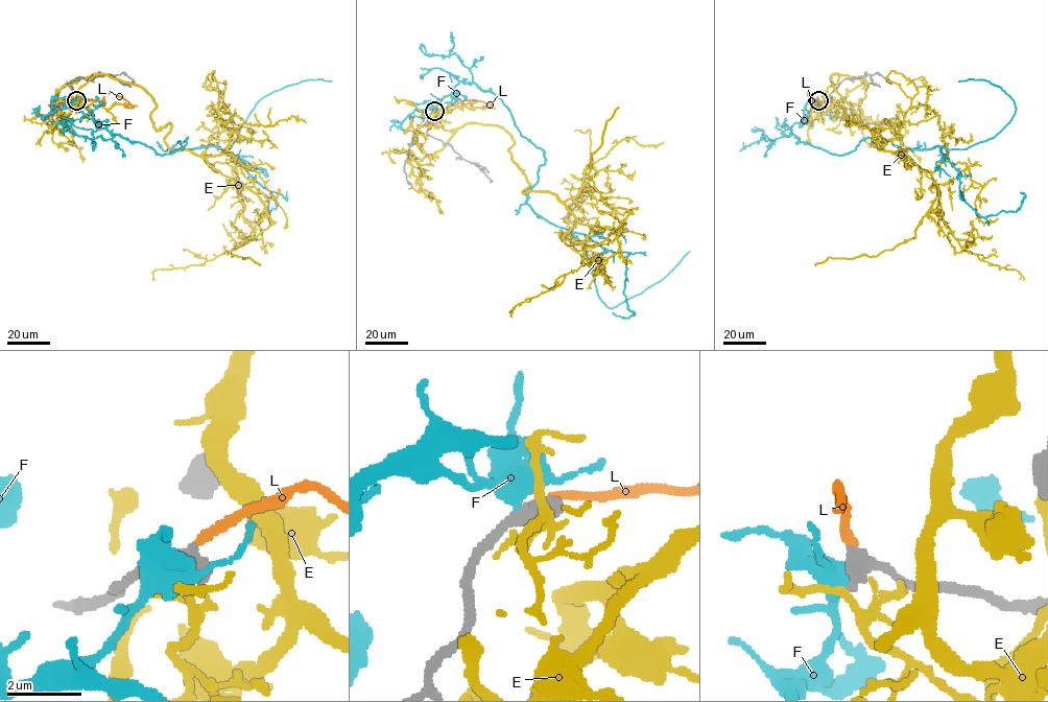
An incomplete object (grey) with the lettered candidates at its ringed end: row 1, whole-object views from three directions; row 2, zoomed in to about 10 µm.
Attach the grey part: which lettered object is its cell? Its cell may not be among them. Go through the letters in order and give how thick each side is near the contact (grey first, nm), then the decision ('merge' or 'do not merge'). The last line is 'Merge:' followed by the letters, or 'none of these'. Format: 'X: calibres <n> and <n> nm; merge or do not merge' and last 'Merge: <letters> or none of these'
E: calibres 550 and 180 nm; do not merge
F: calibres 600 and 400 nm; do not merge
L: calibres 600 and 240 nm; merge
Merge: L

